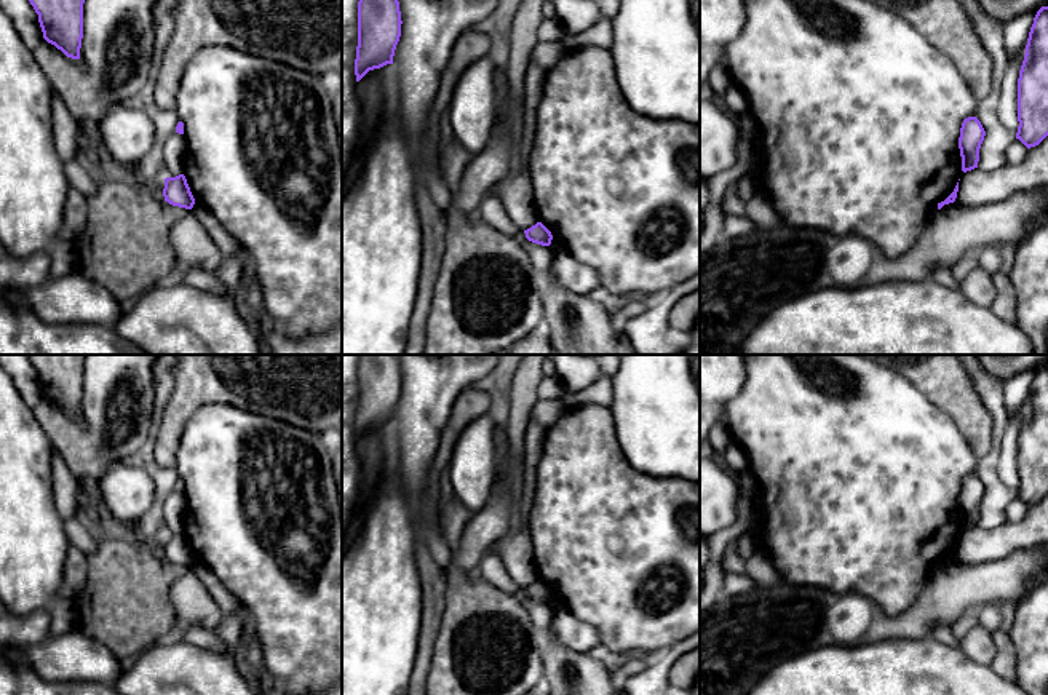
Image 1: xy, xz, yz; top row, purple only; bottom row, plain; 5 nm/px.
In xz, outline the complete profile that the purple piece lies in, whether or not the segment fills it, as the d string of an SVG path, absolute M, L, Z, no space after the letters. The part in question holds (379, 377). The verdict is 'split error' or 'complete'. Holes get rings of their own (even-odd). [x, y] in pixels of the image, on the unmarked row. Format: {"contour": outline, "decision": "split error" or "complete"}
{"contour": "M359 355L355 433L393 422L401 395L401 369L396 355Z", "decision": "complete"}

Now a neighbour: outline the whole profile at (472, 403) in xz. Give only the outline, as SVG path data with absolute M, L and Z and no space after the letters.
M473 387L466 388L455 401L449 422L441 435L431 470L443 471L451 465L454 447L463 430L478 417L497 409L495 401L486 393Z

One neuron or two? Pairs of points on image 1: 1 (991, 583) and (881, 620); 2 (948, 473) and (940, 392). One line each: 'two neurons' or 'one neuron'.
1: one neuron
2: two neurons

